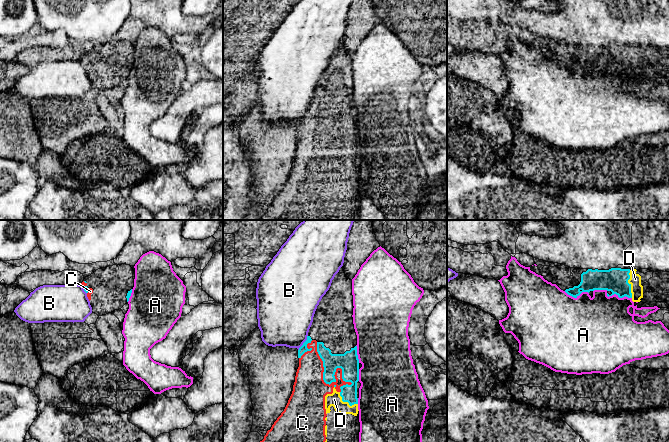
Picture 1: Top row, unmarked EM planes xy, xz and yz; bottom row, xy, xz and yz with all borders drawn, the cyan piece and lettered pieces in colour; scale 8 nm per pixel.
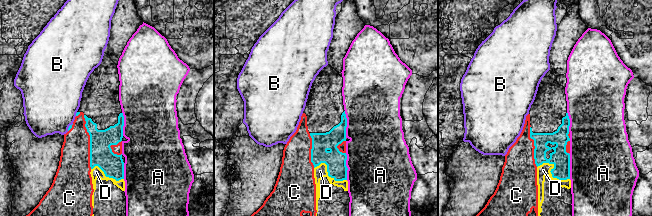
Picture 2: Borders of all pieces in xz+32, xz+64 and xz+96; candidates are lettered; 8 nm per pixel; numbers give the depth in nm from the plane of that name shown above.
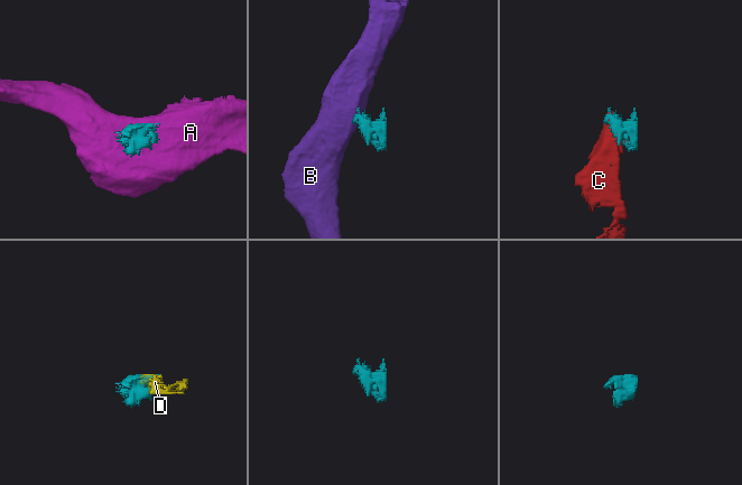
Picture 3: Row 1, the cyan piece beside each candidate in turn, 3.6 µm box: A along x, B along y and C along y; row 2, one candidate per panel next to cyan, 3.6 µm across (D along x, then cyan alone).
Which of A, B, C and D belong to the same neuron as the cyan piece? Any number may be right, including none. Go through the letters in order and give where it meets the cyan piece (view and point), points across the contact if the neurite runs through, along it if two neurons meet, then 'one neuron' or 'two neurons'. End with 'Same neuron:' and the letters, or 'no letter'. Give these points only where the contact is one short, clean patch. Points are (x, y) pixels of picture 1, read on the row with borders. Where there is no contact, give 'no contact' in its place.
A: yz (618, 296) | two neurons
B: xz (303, 343) | along xz (307, 335), (307, 338), (298, 350) | two neurons
C: xz (331, 382) | one neuron
D: yz (629, 284) | one neuron
Same neuron: C, D

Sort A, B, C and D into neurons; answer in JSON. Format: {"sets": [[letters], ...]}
{"sets": [["A"], ["B"], ["C", "D"]]}

